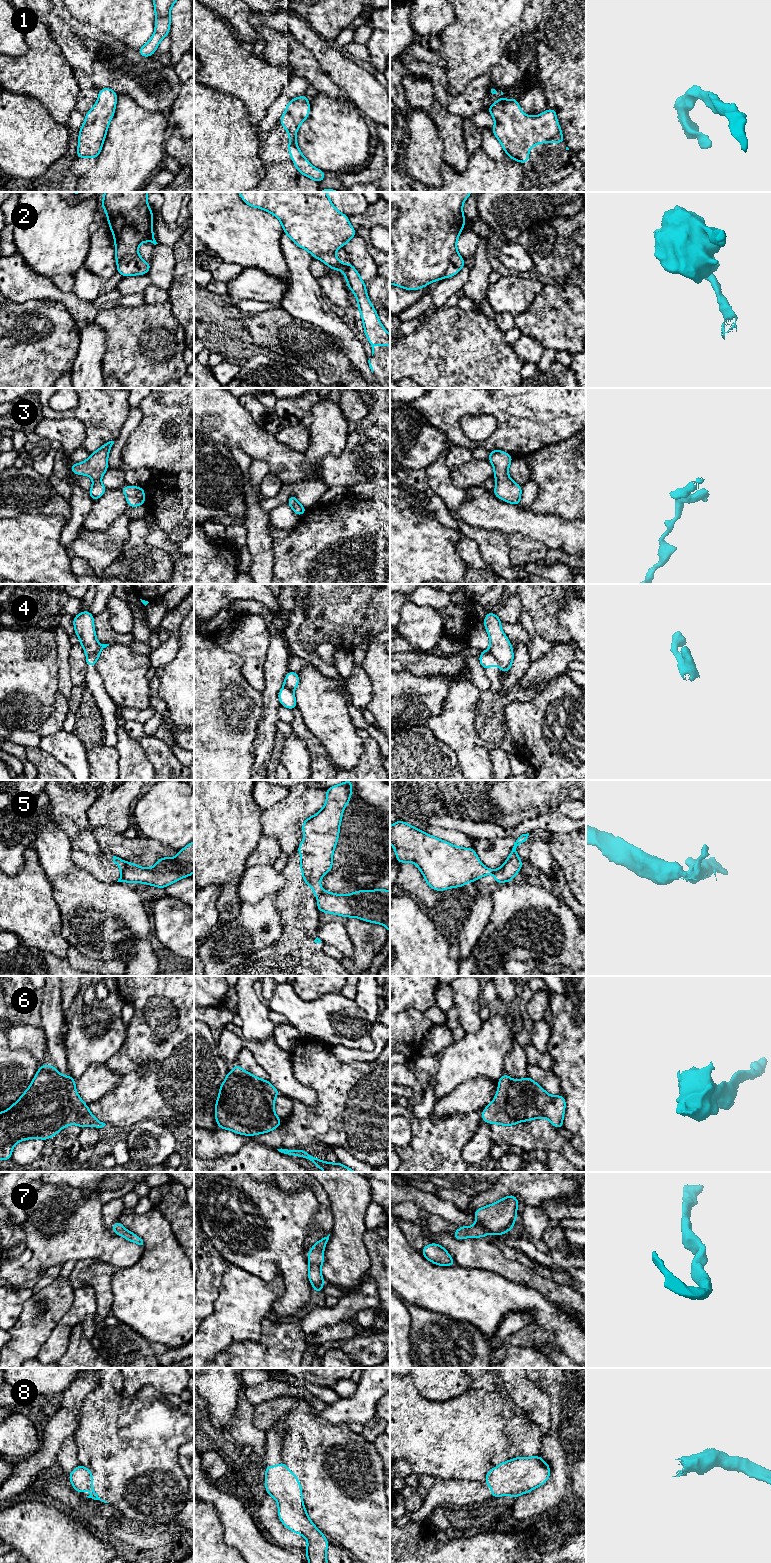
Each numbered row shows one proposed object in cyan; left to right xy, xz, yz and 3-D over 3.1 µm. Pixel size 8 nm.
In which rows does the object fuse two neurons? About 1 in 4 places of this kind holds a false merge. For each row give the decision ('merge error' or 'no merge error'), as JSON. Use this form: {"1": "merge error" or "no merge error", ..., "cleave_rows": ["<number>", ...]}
{"1": "no merge error", "2": "merge error", "3": "no merge error", "4": "merge error", "5": "merge error", "6": "no merge error", "7": "no merge error", "8": "no merge error", "cleave_rows": ["2", "4", "5"]}

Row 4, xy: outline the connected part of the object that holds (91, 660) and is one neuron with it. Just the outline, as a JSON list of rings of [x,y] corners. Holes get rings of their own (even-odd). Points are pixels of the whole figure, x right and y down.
[[[101,644],[100,649],[94,653],[93,655],[90,655],[86,658],[86,667],[87,666],[95,666],[96,662],[100,656],[101,651],[106,648],[107,646],[109,646],[109,644]]]

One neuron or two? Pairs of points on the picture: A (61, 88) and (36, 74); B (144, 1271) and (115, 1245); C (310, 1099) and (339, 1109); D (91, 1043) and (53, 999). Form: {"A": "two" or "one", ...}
{"A": "one", "B": "two", "C": "two", "D": "two"}

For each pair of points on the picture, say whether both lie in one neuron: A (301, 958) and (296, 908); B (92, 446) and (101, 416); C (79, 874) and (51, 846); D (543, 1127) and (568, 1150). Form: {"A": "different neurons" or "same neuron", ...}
{"A": "same neuron", "B": "same neuron", "C": "different neurons", "D": "same neuron"}

